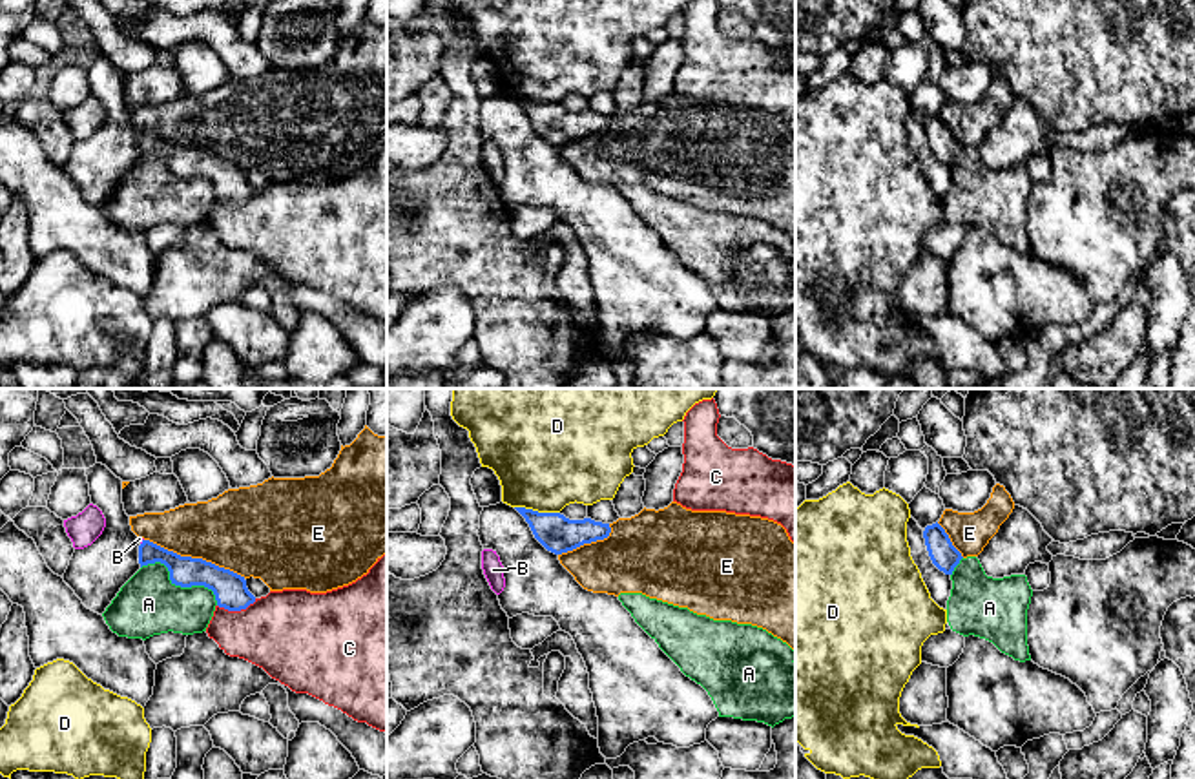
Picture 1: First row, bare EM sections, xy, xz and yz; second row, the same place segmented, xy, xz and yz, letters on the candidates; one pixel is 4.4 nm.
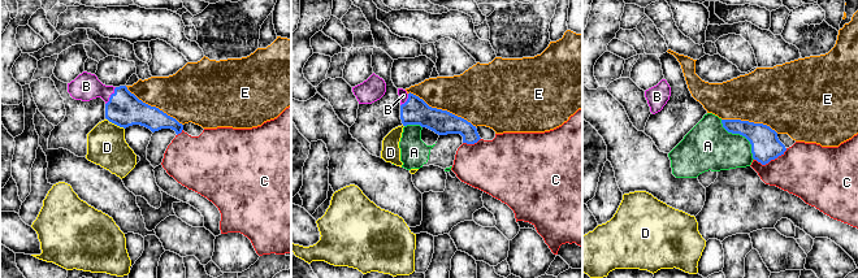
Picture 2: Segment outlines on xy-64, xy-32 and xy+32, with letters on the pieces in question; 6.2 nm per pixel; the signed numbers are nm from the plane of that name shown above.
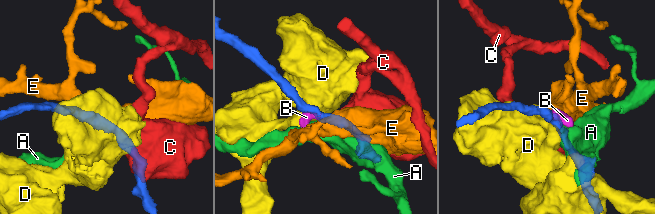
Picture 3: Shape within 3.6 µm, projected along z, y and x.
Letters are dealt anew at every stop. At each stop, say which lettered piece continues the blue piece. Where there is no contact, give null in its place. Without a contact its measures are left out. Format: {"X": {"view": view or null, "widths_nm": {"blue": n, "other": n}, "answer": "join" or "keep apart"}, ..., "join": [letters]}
{"A": {"view": "xy", "widths_nm": {"blue": 150, "other": 280}, "answer": "keep apart"}, "B": {"view": "xy", "widths_nm": {"blue": 140, "other": 20}, "answer": "join"}, "C": {"view": "xy", "widths_nm": {"blue": 150, "other": 380}, "answer": "keep apart"}, "D": {"view": "xz", "widths_nm": {"blue": 160, "other": 460}, "answer": "keep apart"}, "E": {"view": "xy", "widths_nm": {"blue": 150, "other": 380}, "answer": "keep apart"}, "join": ["B"]}

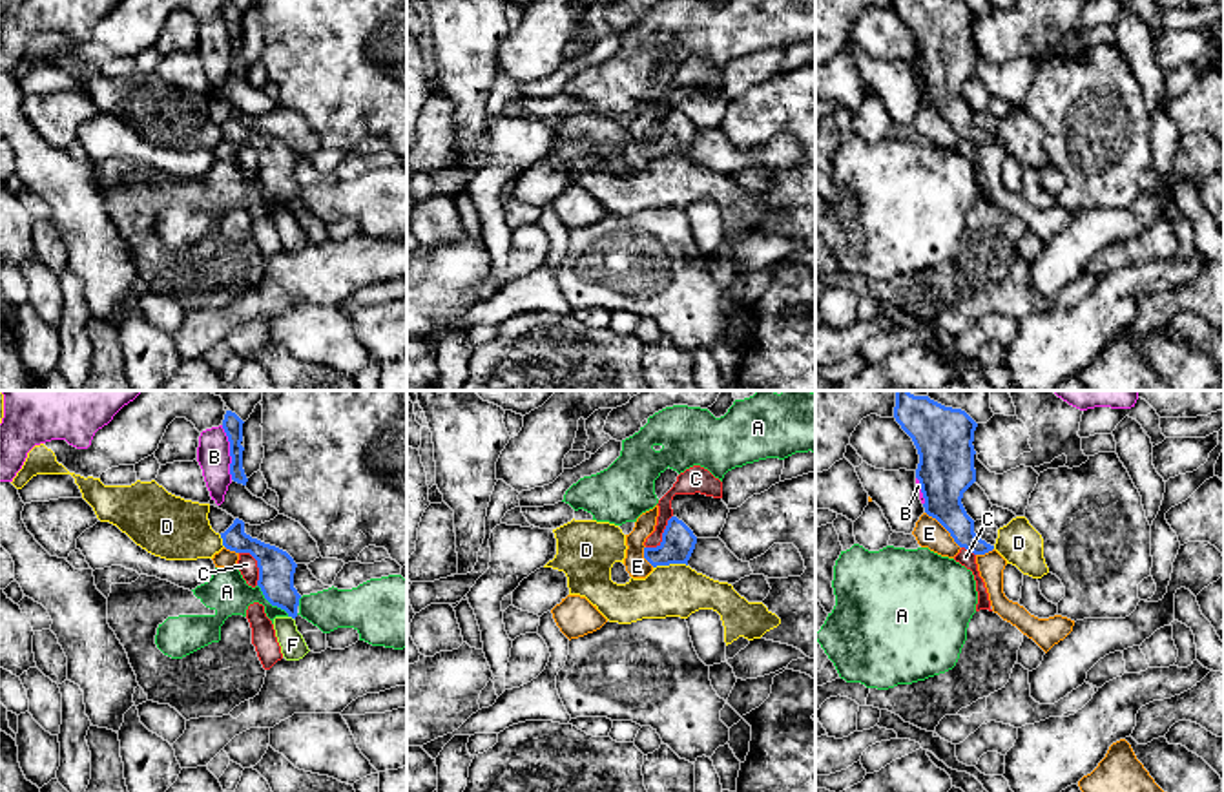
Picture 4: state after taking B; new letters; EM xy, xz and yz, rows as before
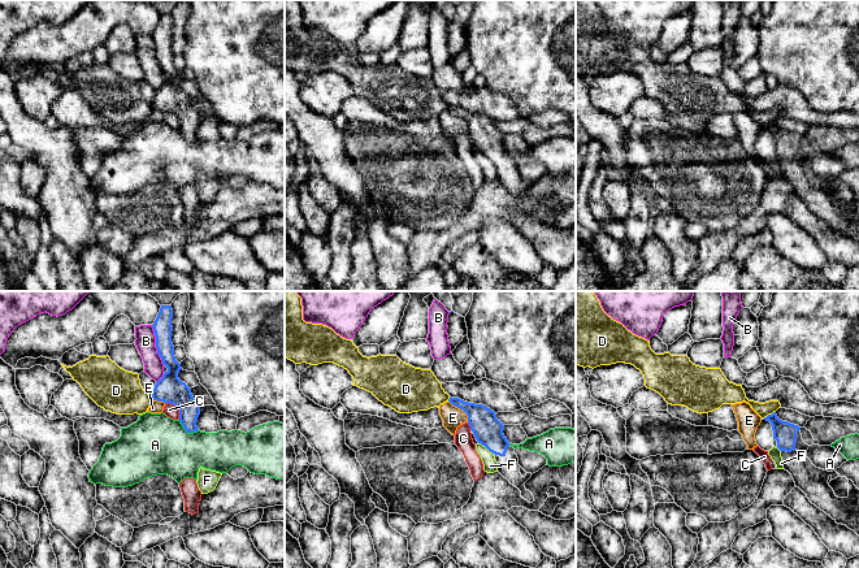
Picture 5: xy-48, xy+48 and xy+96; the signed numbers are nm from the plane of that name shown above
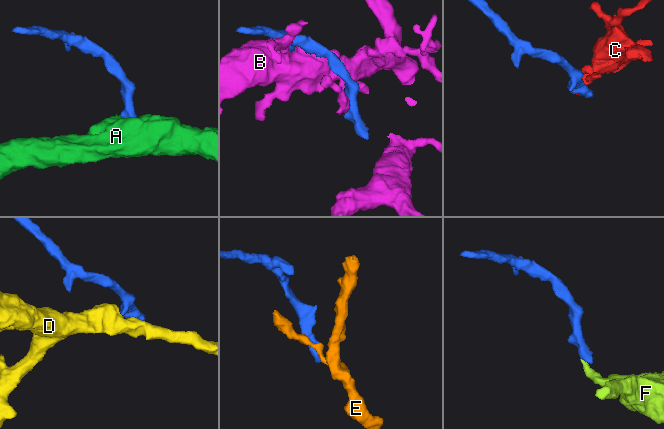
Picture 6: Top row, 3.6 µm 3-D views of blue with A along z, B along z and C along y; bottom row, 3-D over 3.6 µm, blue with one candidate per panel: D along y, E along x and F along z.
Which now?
{"A": {"view": "xy", "widths_nm": {"blue": 160, "other": 190}, "answer": "keep apart"}, "B": {"view": "xy", "widths_nm": {"blue": 90, "other": 140}, "answer": "keep apart"}, "C": {"view": "xz", "widths_nm": {"blue": 150, "other": 100}, "answer": "keep apart"}, "D": {"view": "xz", "widths_nm": {"blue": 150, "other": 240}, "answer": "keep apart"}, "E": {"view": "yz", "widths_nm": {"blue": 240, "other": 130}, "answer": "keep apart"}, "F": {"view": "xy", "widths_nm": {"blue": 160, "other": 110}, "answer": "keep apart"}, "join": []}

